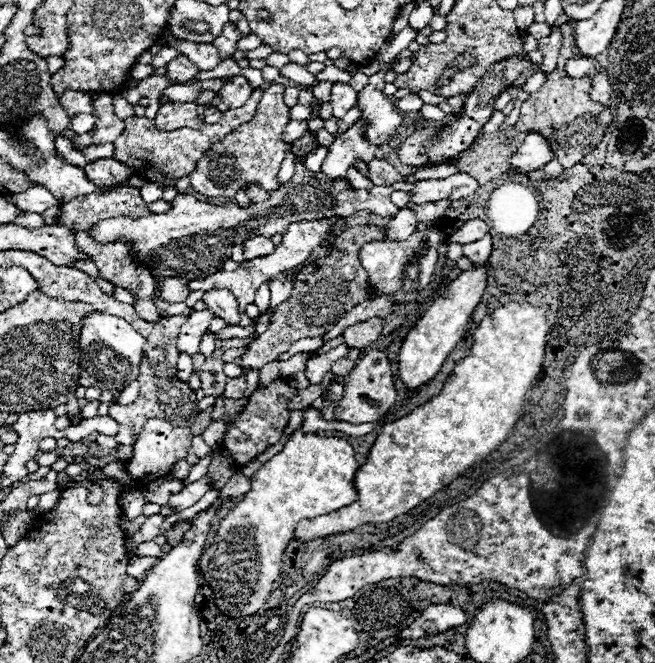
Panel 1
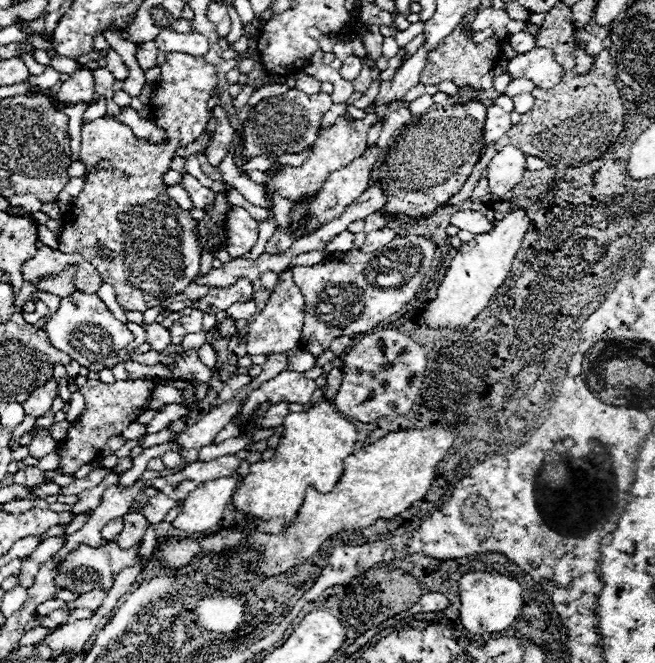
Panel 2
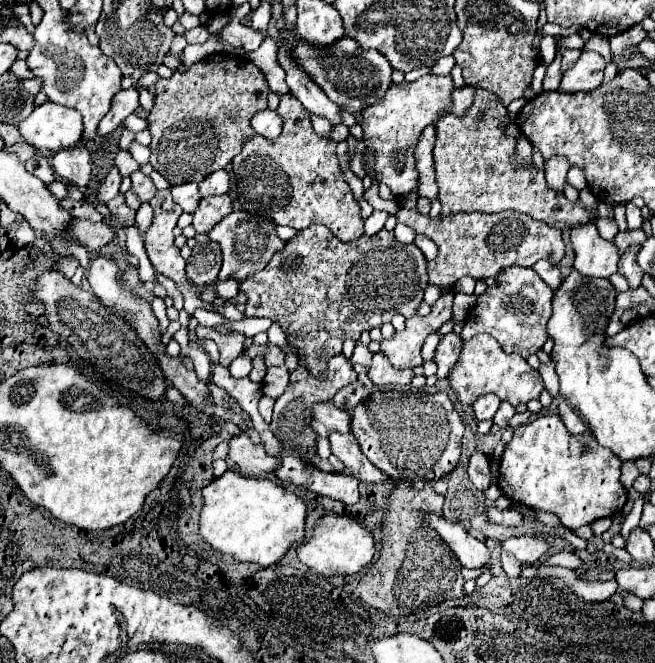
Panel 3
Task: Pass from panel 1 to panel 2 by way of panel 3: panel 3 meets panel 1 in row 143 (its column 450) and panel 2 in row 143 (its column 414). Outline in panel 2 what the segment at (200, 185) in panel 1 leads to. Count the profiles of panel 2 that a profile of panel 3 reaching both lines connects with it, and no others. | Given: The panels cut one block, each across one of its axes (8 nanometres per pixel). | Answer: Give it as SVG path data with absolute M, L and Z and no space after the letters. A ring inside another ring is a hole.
M221 106L214 108L213 115L216 116L218 126L216 126L216 134L214 134L212 140L210 140L210 146L206 148L206 158L208 158L208 162L210 162L214 168L218 168L220 162L226 158L234 136L232 136L232 126L230 126L230 122L228 122L228 118L226 118L226 112L224 112Z

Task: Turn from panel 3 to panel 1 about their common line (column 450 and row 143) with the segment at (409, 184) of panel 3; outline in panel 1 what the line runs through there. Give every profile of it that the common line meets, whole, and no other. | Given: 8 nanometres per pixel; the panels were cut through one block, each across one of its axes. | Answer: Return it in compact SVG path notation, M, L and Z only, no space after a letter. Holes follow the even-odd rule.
M110 96L94 98L94 116L96 116L96 124L94 124L92 132L84 132L80 136L74 136L74 142L78 146L114 142L118 138L118 134L122 134L124 120L114 116L114 106L112 106Z

